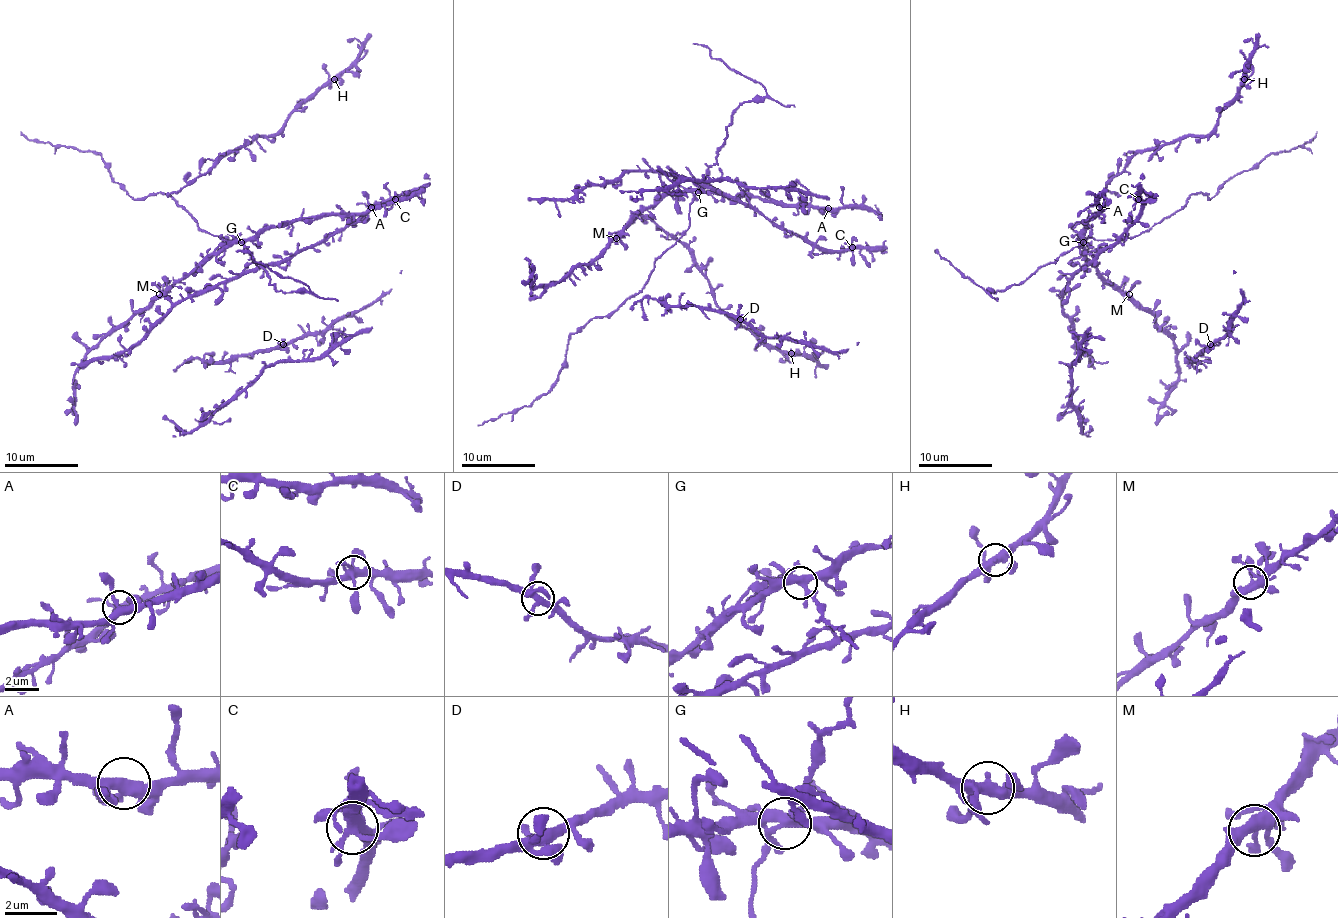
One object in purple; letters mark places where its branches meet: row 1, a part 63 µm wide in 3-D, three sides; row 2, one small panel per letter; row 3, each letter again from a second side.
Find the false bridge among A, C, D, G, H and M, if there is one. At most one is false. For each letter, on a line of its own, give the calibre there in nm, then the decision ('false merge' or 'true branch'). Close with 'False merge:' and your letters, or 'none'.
A: 360 nm thick; true branch
C: 360 nm thick; true branch
D: 360 nm thick; true branch
G: 400 nm thick; true branch
H: 360 nm thick; true branch
M: 400 nm thick; true branch
False merge: none

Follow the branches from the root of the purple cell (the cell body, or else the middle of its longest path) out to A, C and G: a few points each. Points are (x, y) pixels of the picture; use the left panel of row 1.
A: (250, 262), (246, 262), (244, 244), (267, 229), (283, 227), (289, 222), (311, 216), (365, 212), (371, 207)
C: (250, 262), (259, 266), (280, 262), (339, 233), (372, 209), (395, 199)
G: (250, 262), (246, 262), (244, 246), (241, 242)

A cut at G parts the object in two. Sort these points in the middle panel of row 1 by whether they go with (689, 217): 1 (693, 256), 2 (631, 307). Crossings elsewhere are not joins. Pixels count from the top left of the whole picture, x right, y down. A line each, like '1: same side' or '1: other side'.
1: other side
2: other side

